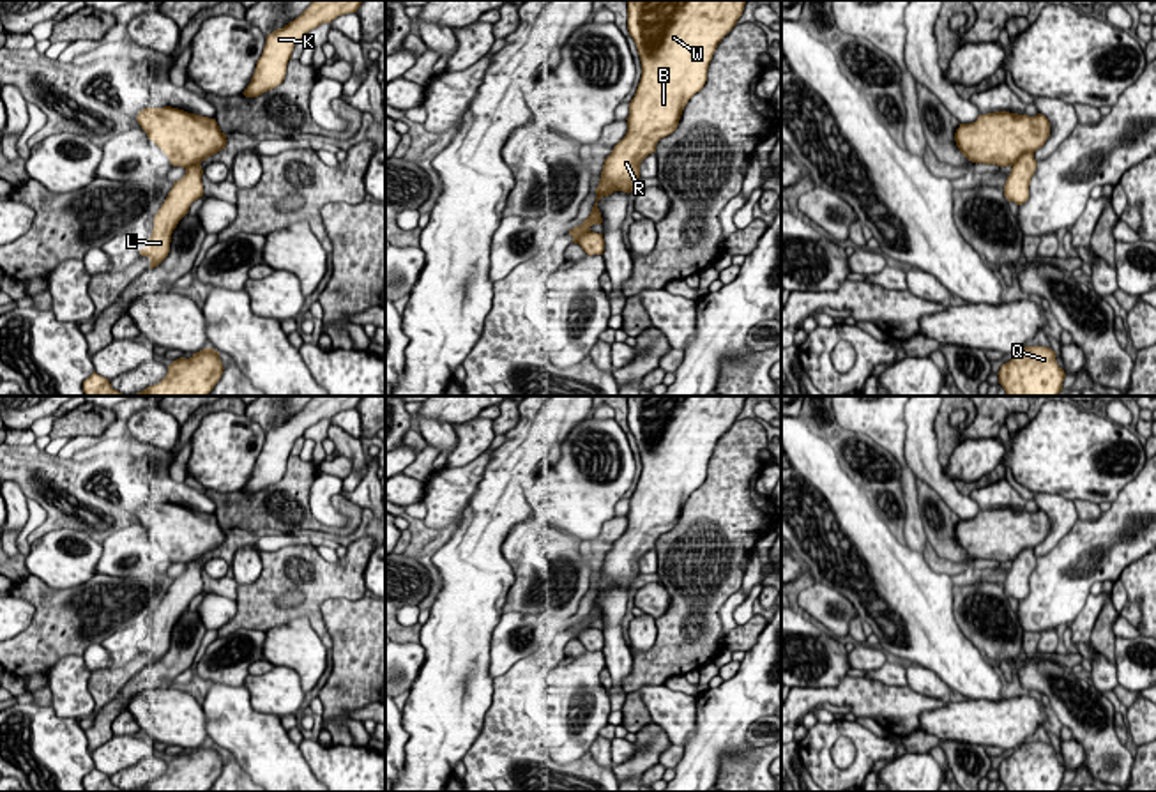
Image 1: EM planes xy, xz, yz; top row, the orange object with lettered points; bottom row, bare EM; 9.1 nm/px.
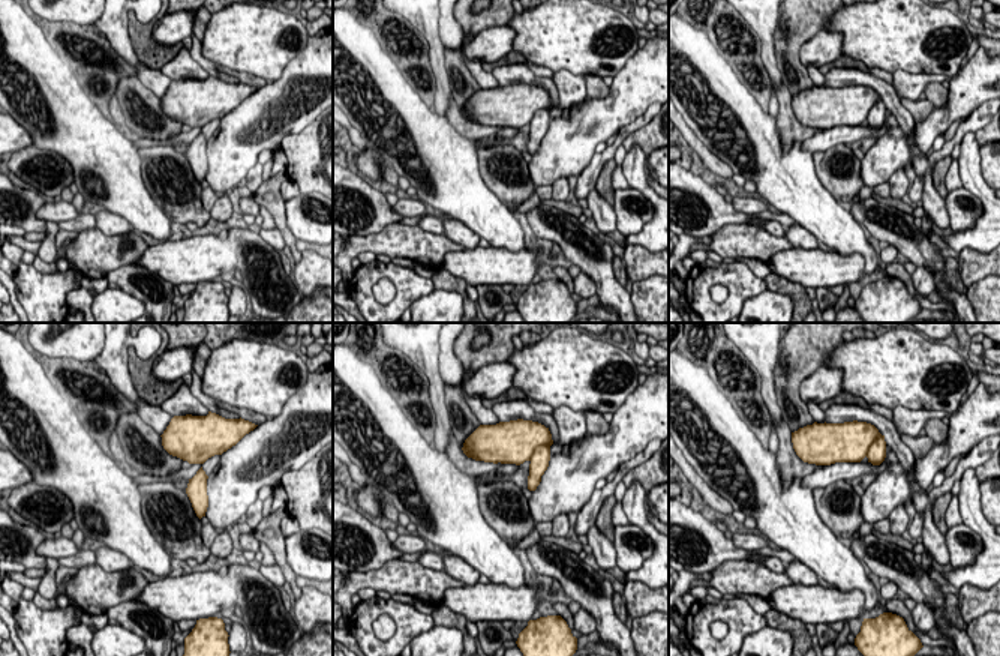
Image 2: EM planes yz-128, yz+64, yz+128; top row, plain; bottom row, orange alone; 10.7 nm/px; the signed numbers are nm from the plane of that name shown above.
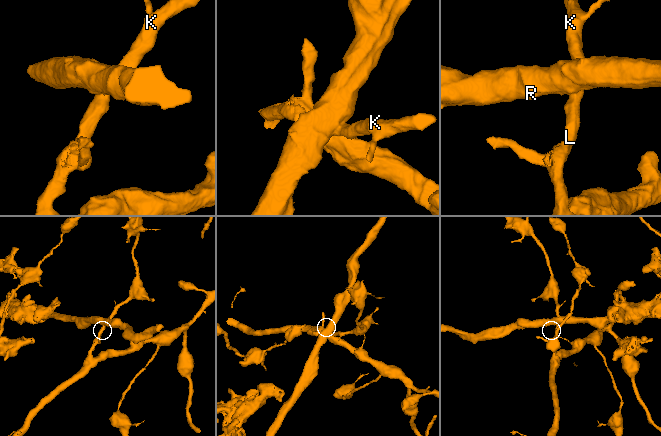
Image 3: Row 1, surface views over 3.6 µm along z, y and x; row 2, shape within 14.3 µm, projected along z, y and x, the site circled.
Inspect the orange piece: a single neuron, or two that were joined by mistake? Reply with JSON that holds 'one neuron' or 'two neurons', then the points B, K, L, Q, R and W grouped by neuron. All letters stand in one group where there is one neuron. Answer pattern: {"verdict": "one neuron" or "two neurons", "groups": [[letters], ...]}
{"verdict": "two neurons", "groups": [["B", "R", "W"], ["K", "L", "Q"]]}

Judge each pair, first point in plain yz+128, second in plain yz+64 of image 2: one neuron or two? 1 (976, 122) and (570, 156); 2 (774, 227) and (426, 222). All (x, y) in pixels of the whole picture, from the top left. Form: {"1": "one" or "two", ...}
{"1": "two", "2": "one"}

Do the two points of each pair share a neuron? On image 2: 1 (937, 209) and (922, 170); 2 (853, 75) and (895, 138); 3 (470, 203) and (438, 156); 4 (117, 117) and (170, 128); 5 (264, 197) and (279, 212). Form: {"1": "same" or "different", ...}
{"1": "same", "2": "different", "3": "same", "4": "different", "5": "same"}

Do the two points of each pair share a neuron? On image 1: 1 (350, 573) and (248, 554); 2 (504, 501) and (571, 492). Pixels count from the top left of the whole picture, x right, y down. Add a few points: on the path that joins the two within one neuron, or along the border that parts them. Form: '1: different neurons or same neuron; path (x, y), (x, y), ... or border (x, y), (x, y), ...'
1: different neurons; border (260, 552), (260, 573), (250, 584), (237, 586)
2: different neurons; border (548, 464), (520, 479), (531, 515), (513, 527)

